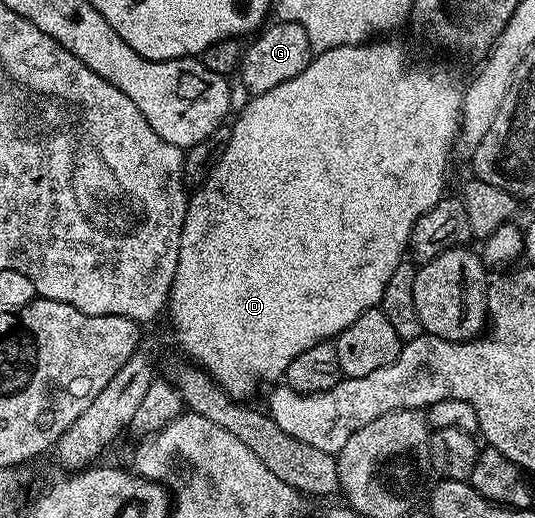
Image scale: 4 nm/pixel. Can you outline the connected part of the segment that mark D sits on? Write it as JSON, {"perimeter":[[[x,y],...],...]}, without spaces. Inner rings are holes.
{"perimeter":[[[368,41],[359,44],[357,47],[334,47],[328,51],[320,51],[312,58],[308,67],[302,69],[301,73],[297,73],[295,77],[290,77],[283,84],[269,89],[268,92],[251,97],[248,104],[245,105],[244,111],[239,113],[234,120],[236,123],[232,122],[230,124],[231,140],[221,157],[221,161],[217,161],[213,173],[209,173],[207,180],[201,186],[194,188],[193,194],[188,198],[185,221],[181,229],[177,269],[173,277],[171,294],[167,297],[165,311],[168,316],[171,314],[171,323],[175,326],[175,335],[179,338],[184,353],[191,358],[189,360],[194,361],[206,371],[234,400],[246,400],[248,398],[246,395],[254,389],[255,383],[271,385],[282,380],[287,374],[289,361],[293,361],[293,357],[305,353],[305,349],[313,349],[313,345],[334,340],[335,336],[341,334],[346,327],[353,325],[353,321],[357,321],[357,317],[361,317],[361,313],[365,313],[370,307],[378,307],[381,297],[385,293],[385,285],[388,283],[389,277],[393,277],[393,269],[397,269],[397,265],[404,262],[405,256],[408,254],[412,225],[417,221],[417,217],[421,217],[421,213],[429,213],[429,209],[433,209],[433,205],[437,205],[437,201],[444,198],[443,186],[447,183],[447,162],[453,159],[455,136],[459,134],[459,121],[463,114],[461,83],[459,87],[458,81],[443,67],[422,67],[419,63],[410,63],[407,60],[406,53],[403,52],[402,45],[399,43],[379,42],[383,41]]]}

